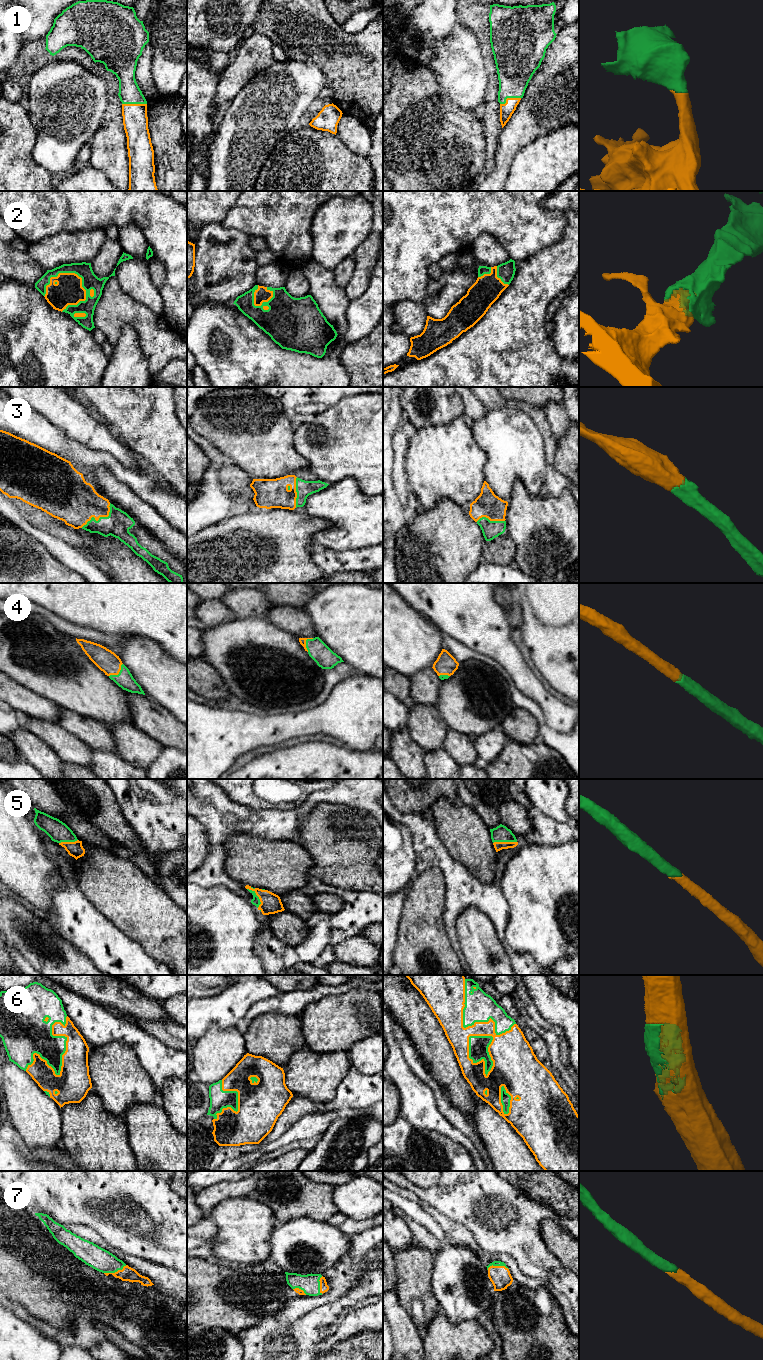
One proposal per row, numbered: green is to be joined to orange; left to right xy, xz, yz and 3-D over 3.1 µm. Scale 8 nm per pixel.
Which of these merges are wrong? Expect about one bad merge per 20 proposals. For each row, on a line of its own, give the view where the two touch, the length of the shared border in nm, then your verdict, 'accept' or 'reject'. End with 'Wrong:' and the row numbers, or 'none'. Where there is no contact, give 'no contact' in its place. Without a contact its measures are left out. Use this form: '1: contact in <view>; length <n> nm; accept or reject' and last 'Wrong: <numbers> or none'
1: contact in xy; length 200 nm; accept
2: contact in xy; length 360 nm; accept
3: contact in xy; length 300 nm; accept
4: contact in xy; length 160 nm; accept
5: contact in xz; length 180 nm; accept
6: contact in xy; length 550 nm; accept
7: contact in xy; length 200 nm; accept
Wrong: none

